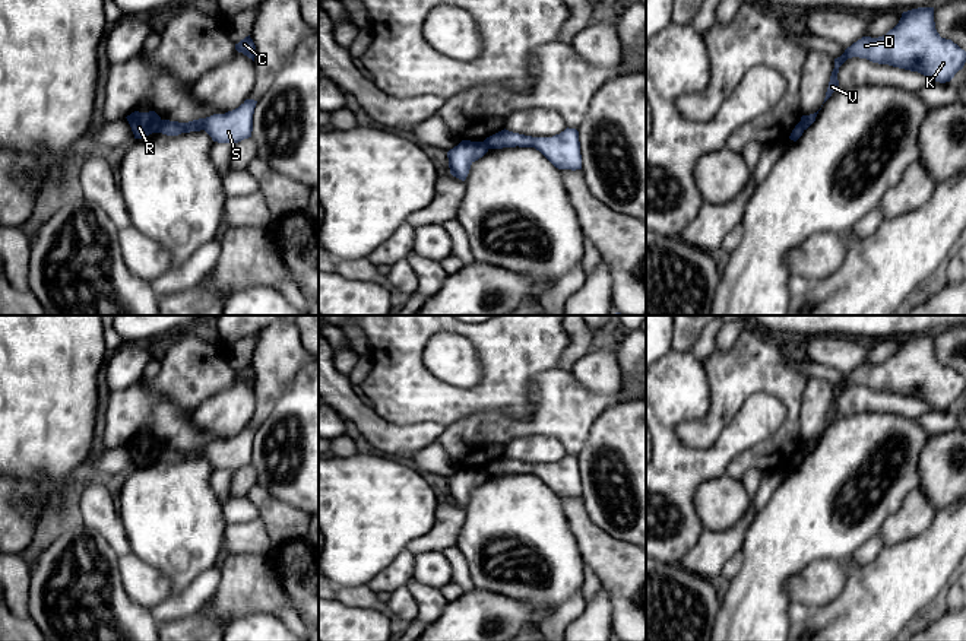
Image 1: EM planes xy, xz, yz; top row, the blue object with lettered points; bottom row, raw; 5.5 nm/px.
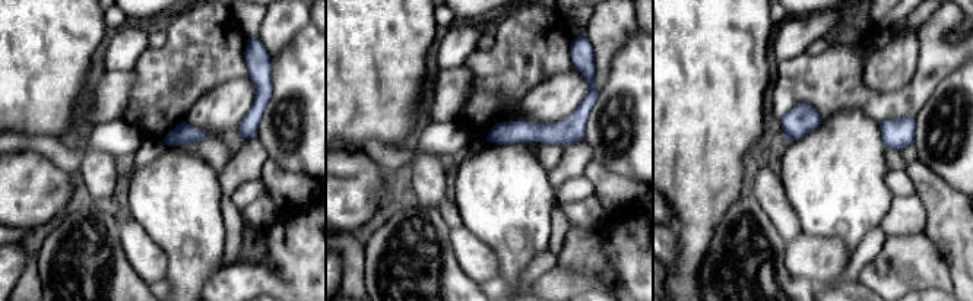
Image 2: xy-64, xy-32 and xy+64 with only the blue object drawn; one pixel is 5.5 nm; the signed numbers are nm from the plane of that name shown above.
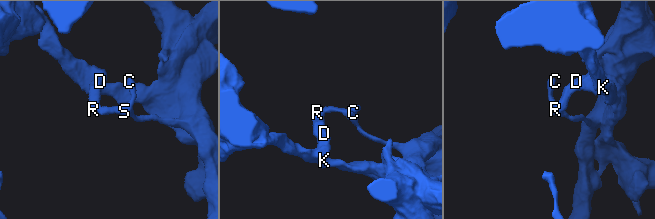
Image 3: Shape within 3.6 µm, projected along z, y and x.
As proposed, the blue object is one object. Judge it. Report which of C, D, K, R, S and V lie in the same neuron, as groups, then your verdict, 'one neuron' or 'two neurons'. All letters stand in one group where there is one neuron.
C S / D K R V; two neurons

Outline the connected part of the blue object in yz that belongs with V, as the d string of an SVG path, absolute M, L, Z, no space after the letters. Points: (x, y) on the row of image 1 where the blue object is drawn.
M934 7L902 13L899 23L878 38L862 37L834 58L824 102L839 86L839 67L852 57L918 72L935 82L950 82L966 63L966 51L935 29Z

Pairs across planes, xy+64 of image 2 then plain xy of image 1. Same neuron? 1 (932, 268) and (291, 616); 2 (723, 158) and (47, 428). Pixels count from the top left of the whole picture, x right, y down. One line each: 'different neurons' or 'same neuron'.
1: same neuron
2: same neuron

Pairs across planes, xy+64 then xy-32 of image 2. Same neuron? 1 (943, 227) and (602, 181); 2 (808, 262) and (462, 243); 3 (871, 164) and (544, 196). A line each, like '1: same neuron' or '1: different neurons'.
1: same neuron
2: same neuron
3: same neuron

